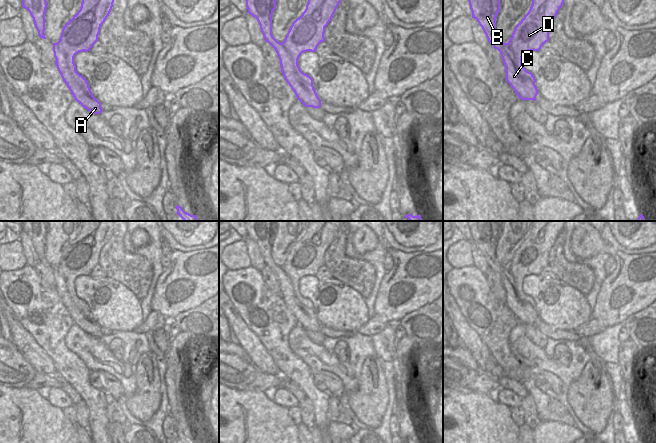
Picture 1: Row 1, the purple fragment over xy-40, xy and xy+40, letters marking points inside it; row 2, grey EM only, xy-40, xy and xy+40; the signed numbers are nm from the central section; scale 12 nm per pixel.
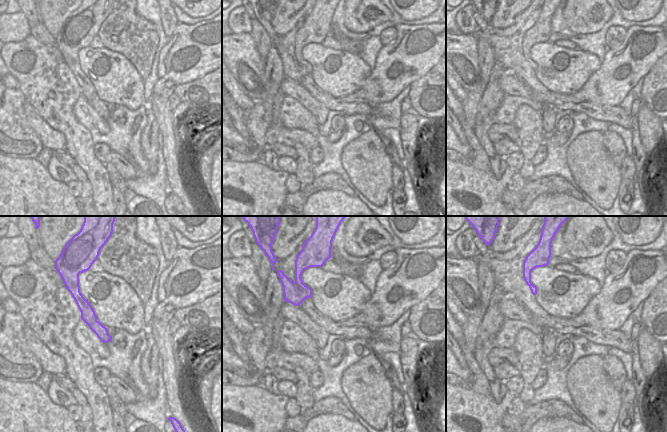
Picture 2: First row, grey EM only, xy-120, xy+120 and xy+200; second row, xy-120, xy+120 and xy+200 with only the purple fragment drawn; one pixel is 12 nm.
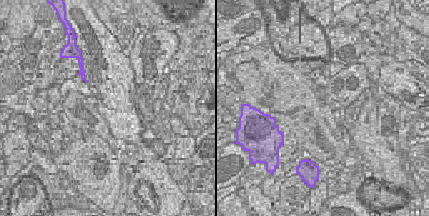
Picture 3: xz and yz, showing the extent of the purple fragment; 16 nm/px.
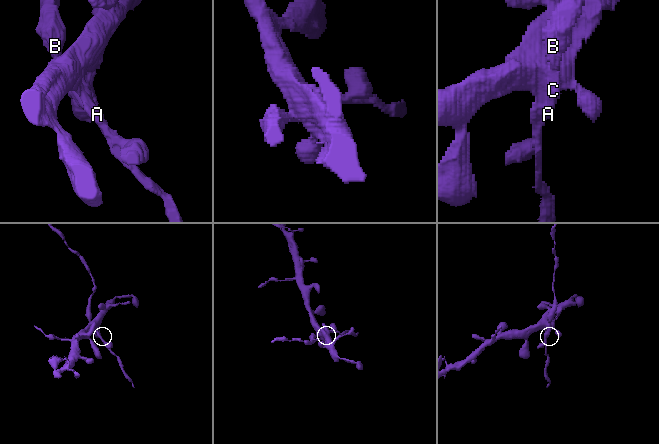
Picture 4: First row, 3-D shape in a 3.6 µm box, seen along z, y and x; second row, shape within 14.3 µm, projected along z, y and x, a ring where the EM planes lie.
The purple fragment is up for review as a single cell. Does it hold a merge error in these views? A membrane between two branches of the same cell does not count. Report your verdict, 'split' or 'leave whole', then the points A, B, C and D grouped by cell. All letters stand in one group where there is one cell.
split; A B C / D

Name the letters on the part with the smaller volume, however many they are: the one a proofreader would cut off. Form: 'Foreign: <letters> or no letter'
Foreign: A, B, C

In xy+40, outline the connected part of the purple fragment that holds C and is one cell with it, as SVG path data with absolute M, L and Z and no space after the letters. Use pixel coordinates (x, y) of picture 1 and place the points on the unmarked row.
M468 221L472 242L482 251L489 267L497 273L505 290L506 305L519 323L536 325L538 313L529 302L518 293L508 267L496 259L496 241L500 235L500 221Z

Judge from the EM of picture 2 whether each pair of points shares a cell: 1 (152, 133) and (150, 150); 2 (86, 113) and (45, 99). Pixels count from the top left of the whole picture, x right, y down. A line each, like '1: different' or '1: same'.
1: same
2: different

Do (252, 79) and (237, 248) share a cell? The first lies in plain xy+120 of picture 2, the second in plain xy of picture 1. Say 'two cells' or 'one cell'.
two cells

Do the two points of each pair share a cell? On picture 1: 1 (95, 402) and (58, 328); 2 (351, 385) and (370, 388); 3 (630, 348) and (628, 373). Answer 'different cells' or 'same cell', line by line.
1: same cell
2: different cells
3: same cell

